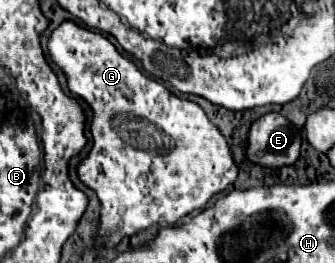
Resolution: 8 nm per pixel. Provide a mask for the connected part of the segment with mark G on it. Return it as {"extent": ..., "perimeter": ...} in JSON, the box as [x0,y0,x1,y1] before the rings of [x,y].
{"extent":[47,21,239,247],"perimeter":[[[63,21],[51,33],[47,49],[53,63],[63,71],[71,95],[81,97],[93,111],[93,147],[77,165],[77,175],[83,185],[97,193],[101,203],[99,227],[93,233],[97,247],[115,247],[125,237],[133,237],[151,225],[175,225],[191,211],[203,209],[213,195],[237,181],[239,167],[233,159],[231,145],[209,121],[205,111],[197,103],[173,95],[155,79],[145,77],[107,37],[83,29],[73,21]]]}

